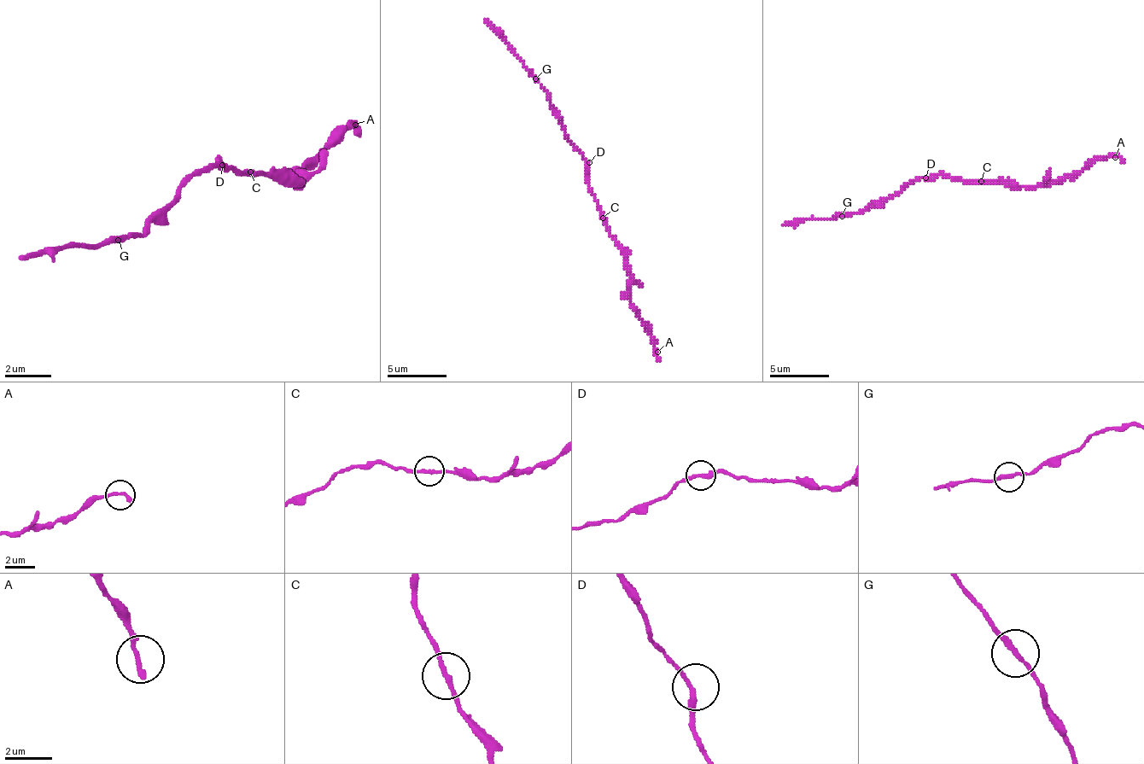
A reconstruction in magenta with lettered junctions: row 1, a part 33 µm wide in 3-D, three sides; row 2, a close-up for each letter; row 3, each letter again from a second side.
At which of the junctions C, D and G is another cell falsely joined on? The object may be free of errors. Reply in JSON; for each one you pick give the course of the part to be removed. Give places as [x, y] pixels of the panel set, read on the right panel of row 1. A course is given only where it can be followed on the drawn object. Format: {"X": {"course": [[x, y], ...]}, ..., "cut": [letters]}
{"C": {"course": [[982, 180], [1008, 180], [1020, 186], [1038, 186], [1074, 177], [1106, 157], [1118, 157], [1124, 162]]}, "cut": ["C"]}

